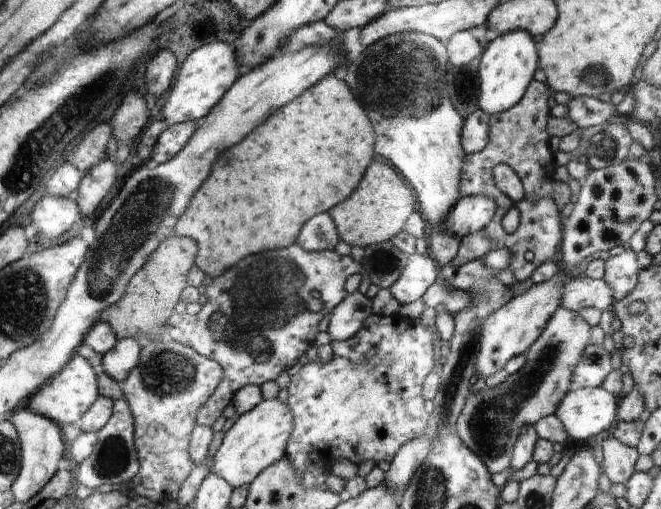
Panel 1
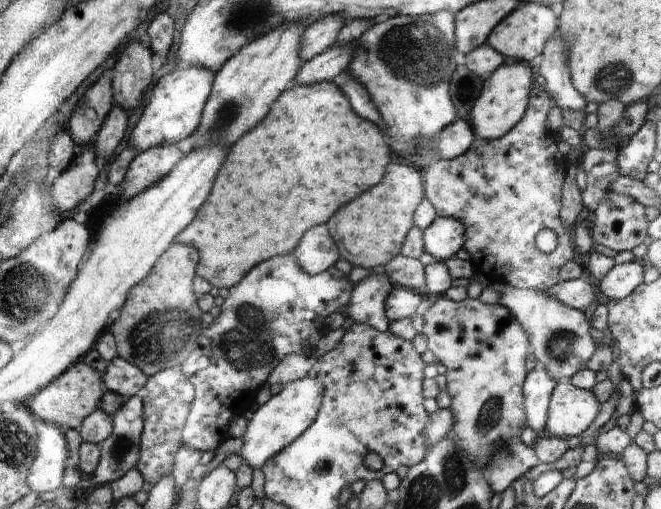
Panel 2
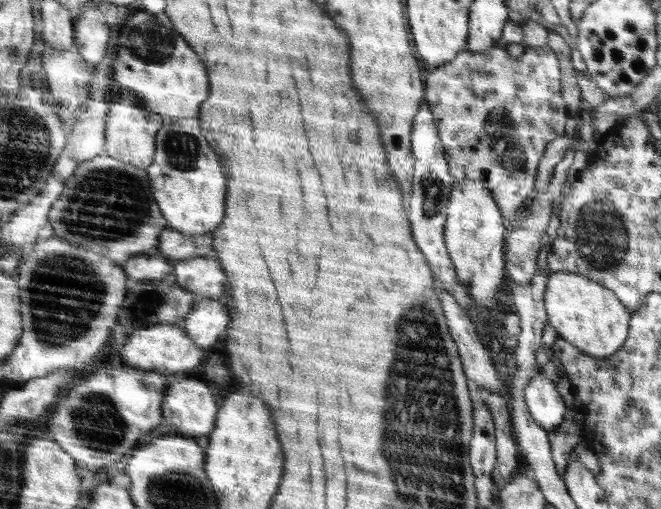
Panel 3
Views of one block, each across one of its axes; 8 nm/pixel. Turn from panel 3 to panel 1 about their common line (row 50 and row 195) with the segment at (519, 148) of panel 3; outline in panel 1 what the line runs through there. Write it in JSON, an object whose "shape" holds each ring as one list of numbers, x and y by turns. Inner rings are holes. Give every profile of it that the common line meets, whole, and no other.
{"shape":[[533,80,525,96,516,107,489,116,489,143,480,152,469,154,465,159,461,174,461,196,482,195,490,197,496,208,493,219,484,227,485,235,492,239,492,248,506,248,510,252,507,270,510,270,517,281,530,279,540,264,552,261,552,256,559,252,562,240,562,222,560,212,552,196,554,182,554,156,548,142,548,96,550,89,546,82],[498,163,508,164,523,182,524,198,514,202,508,198,493,181,493,166],[512,208,520,212,520,224,517,230,508,234,502,229,502,218]]}

